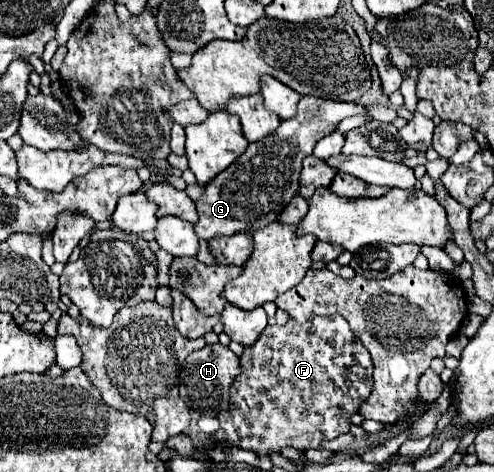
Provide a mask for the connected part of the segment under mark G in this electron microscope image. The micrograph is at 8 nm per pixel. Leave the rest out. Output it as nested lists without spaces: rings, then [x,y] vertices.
[[[304,95],[298,103],[298,115],[296,117],[282,121],[278,125],[278,129],[272,135],[268,135],[266,139],[262,139],[258,143],[250,143],[248,149],[226,171],[222,171],[218,175],[218,179],[214,179],[214,183],[210,183],[210,187],[206,187],[206,193],[196,201],[200,219],[194,225],[194,229],[196,229],[198,237],[200,239],[214,239],[218,235],[248,233],[248,231],[262,229],[262,227],[270,225],[272,221],[276,221],[278,215],[286,209],[290,199],[300,189],[302,159],[312,153],[314,145],[324,135],[330,135],[332,131],[336,131],[336,127],[342,119],[358,115],[358,113],[366,113],[366,109],[368,107],[360,105],[360,103],[338,103],[338,101],[328,101],[328,99],[320,99],[320,97],[314,97],[314,95]]]

